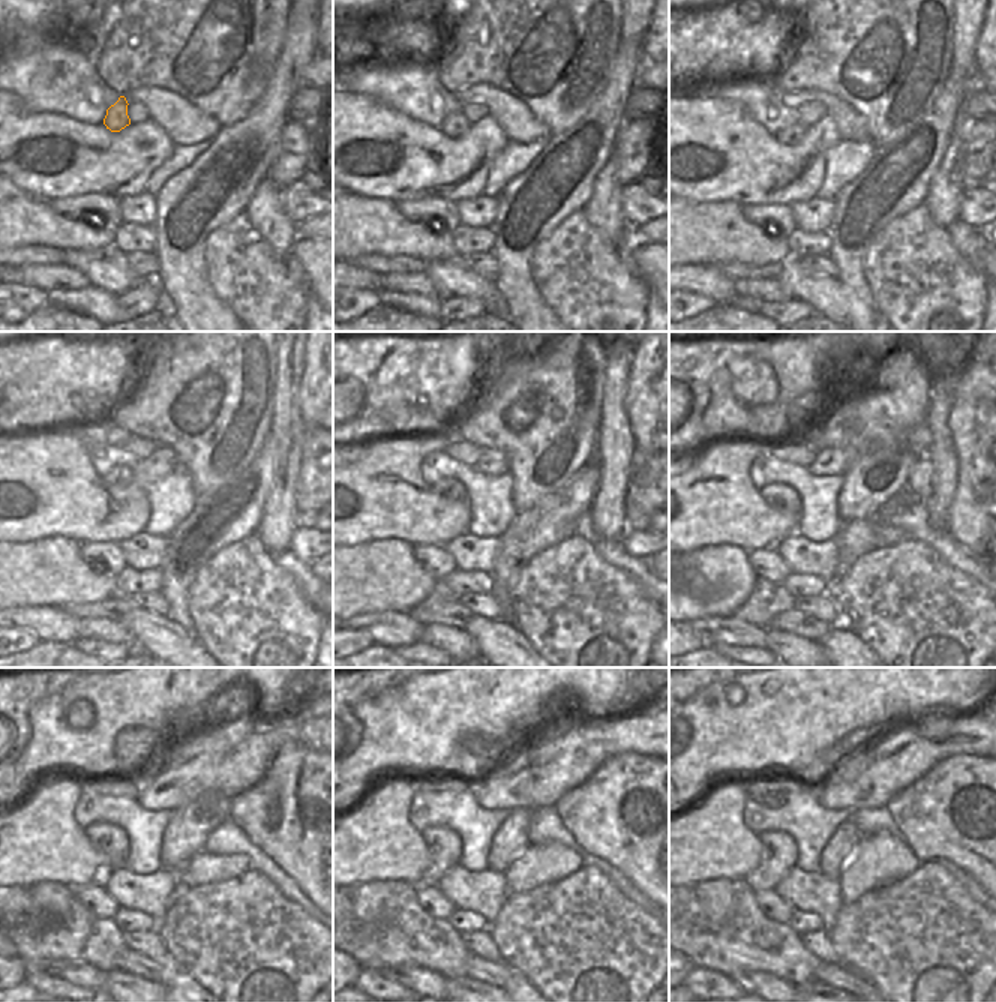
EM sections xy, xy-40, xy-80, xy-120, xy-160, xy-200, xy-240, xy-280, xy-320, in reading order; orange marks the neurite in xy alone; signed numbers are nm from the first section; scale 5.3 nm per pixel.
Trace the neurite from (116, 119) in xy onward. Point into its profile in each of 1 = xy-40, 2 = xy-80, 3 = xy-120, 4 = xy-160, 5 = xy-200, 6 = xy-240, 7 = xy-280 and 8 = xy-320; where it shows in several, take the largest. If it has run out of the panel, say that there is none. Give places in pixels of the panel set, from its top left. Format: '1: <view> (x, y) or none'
1: xy-40 (455, 125)
2: xy-80 (794, 134)
3: xy-120 (120, 474)
4: xy-160 (449, 488)
5: xy-200 (782, 497)
6: xy-240 (111, 840)
7: xy-280 (444, 846)
8: xy-320 (777, 849)

